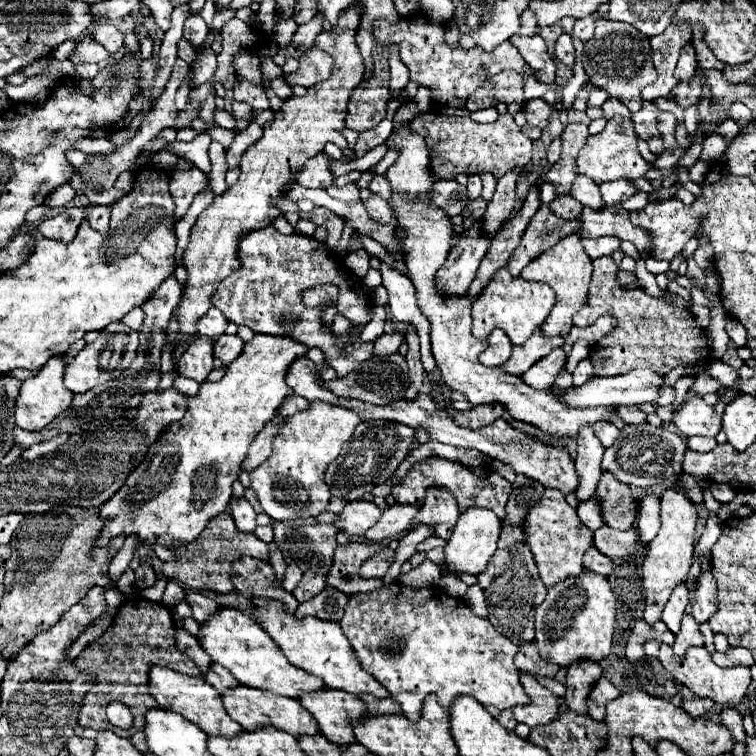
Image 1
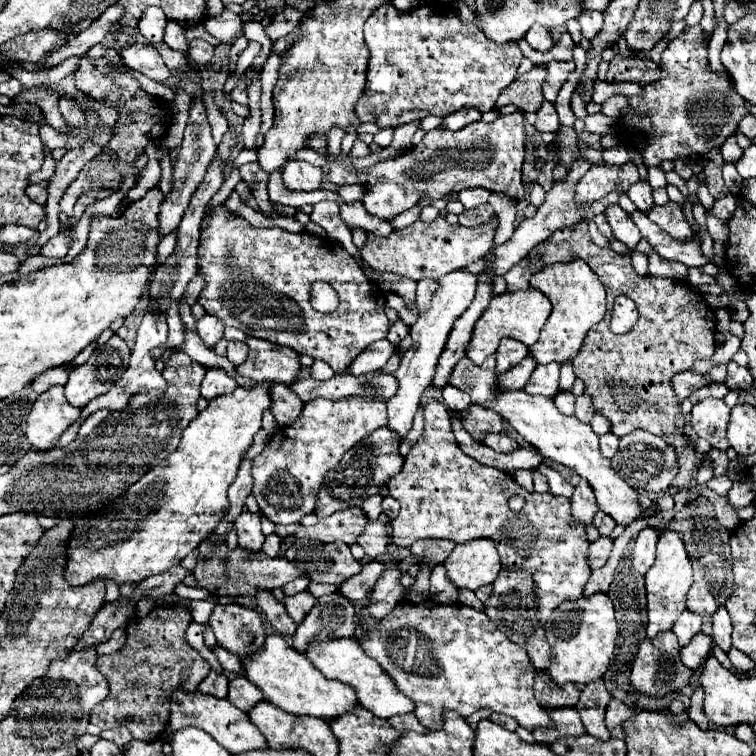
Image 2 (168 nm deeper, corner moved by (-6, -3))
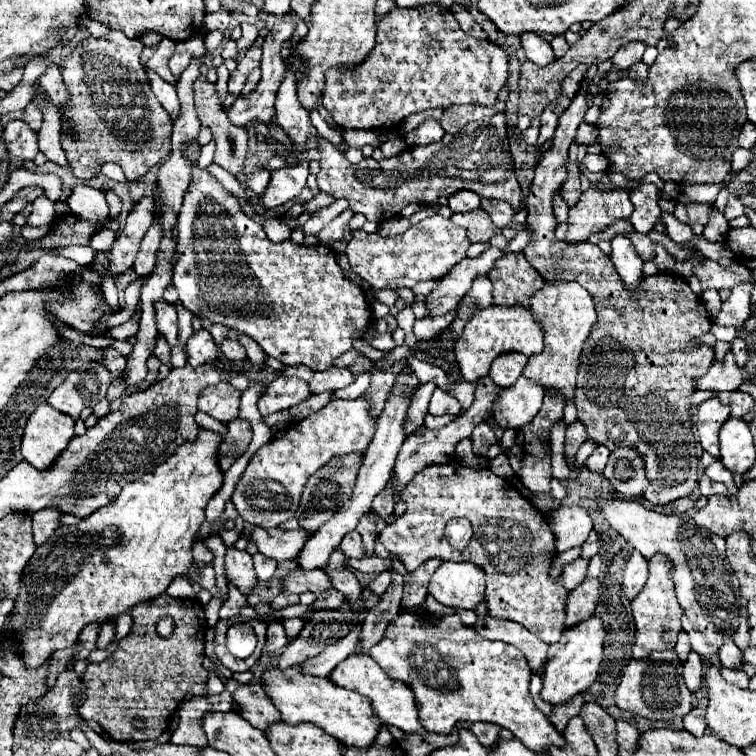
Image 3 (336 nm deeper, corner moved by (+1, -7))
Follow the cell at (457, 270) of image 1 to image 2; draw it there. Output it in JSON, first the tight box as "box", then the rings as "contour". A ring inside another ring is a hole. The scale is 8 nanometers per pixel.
{"box":[387,268,475,438],"contour":[[[465,268],[455,270],[439,280],[419,280],[417,282],[417,308],[419,308],[419,318],[417,322],[411,326],[411,338],[413,344],[411,348],[405,352],[395,376],[399,380],[399,390],[397,394],[387,402],[387,410],[389,410],[389,428],[399,432],[399,436],[403,438],[413,424],[413,416],[417,406],[421,404],[421,392],[431,384],[433,376],[435,376],[435,368],[439,362],[439,356],[445,348],[447,336],[455,324],[455,320],[469,308],[473,296],[475,296],[475,274],[467,272]]]}

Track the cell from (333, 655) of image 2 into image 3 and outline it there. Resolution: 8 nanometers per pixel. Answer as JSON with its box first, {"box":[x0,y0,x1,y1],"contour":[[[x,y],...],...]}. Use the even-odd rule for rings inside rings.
{"box":[330,654,426,734],"contour":[[[354,654],[354,656],[348,656],[348,660],[340,662],[334,670],[332,670],[332,676],[330,680],[346,690],[354,690],[354,692],[360,692],[364,696],[368,696],[372,700],[372,706],[374,706],[374,712],[376,716],[384,722],[384,724],[392,724],[392,726],[398,726],[402,732],[406,734],[426,734],[426,730],[422,728],[420,724],[420,718],[418,718],[418,708],[416,708],[416,696],[412,692],[412,688],[406,684],[406,682],[400,682],[400,680],[392,680],[388,678],[388,674],[368,656],[368,654]]]}

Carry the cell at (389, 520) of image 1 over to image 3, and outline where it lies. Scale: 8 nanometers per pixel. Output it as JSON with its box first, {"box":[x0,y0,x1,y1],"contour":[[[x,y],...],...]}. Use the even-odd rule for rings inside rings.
{"box":[340,530,364,558],"contour":[[[356,530],[348,532],[348,536],[344,536],[340,544],[340,550],[344,552],[346,558],[364,558],[364,546],[362,546],[360,534]]]}

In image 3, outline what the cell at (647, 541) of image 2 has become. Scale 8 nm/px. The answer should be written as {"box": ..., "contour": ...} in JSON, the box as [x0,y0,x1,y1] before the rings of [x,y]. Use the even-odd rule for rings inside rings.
{"box":[624,550,648,602],"contour":[[[634,550],[624,568],[624,594],[630,602],[644,588],[646,578],[648,578],[648,562],[644,560],[644,556],[640,556],[640,552]]]}

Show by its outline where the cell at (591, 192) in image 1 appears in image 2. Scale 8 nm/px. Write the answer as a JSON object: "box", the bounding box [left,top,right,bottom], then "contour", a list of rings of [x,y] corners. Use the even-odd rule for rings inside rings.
{"box":[603,204,641,250],"contour":[[[619,204],[607,206],[603,214],[607,216],[607,222],[609,222],[611,230],[613,230],[613,236],[633,250],[635,244],[641,240],[641,236],[639,236],[639,230],[635,228],[633,220],[629,218],[629,214],[623,212]]]}

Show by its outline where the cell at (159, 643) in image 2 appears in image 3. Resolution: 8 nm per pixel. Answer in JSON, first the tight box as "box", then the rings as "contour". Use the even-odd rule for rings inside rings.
{"box":[80,592,208,742],"contour":[[[165,592],[153,601],[132,608],[131,615],[134,632],[126,636],[126,648],[118,646],[104,662],[88,664],[84,674],[88,698],[80,706],[82,718],[96,720],[116,742],[160,738],[172,712],[182,702],[182,696],[194,684],[208,680],[208,672],[202,668],[206,622],[202,604],[198,600],[174,598]],[[158,614],[172,614],[176,618],[176,630],[170,638],[160,638],[156,634]],[[134,718],[142,718],[146,722],[146,730],[134,730]]]}

